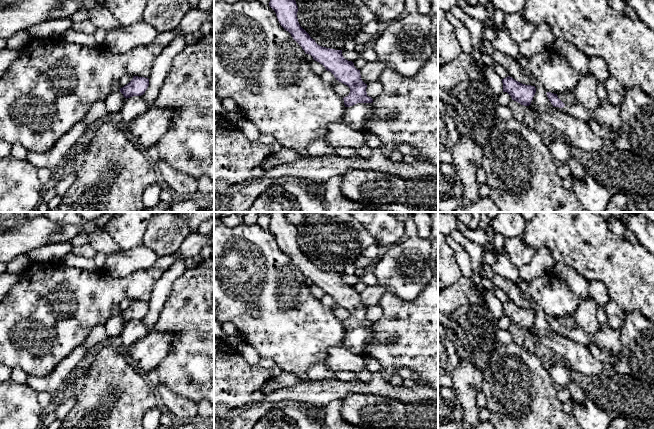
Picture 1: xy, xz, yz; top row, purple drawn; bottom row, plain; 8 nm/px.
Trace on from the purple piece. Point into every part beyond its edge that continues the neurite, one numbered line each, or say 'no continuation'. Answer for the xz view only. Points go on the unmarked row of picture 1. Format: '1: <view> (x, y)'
1: xz (356, 340)

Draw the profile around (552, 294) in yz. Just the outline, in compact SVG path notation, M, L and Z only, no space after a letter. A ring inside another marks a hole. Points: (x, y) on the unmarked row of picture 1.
M545 274L530 282L519 278L516 284L523 295L537 302L546 316L557 319L573 314L581 300L564 280L554 274Z

